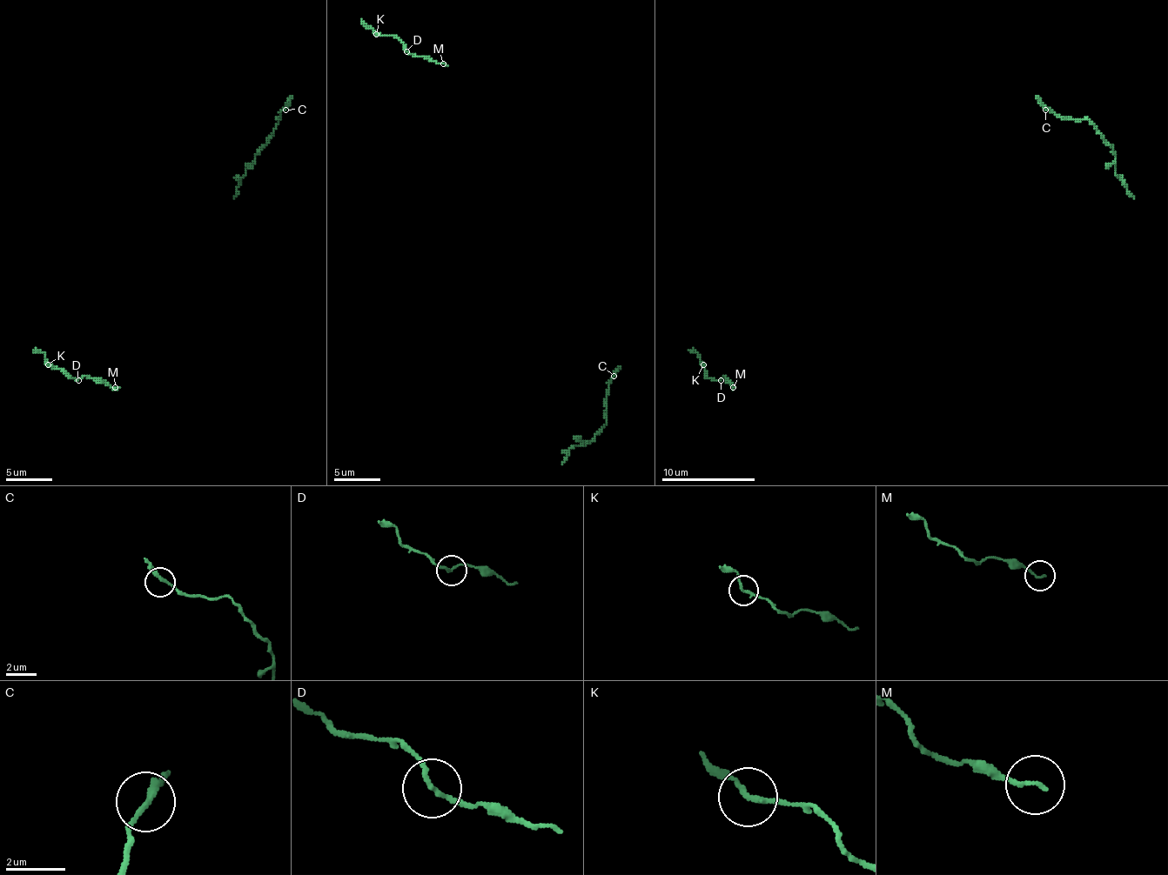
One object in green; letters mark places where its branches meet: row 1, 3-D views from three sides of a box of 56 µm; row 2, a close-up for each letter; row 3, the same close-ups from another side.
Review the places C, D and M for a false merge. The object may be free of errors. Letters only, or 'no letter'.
no letter

